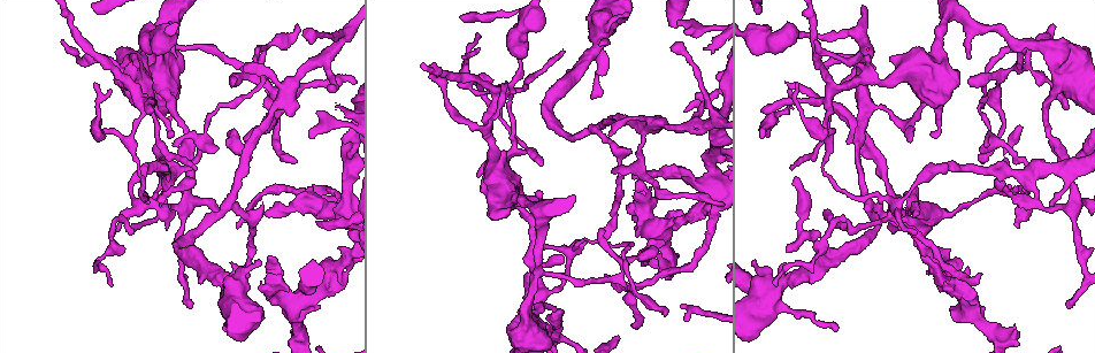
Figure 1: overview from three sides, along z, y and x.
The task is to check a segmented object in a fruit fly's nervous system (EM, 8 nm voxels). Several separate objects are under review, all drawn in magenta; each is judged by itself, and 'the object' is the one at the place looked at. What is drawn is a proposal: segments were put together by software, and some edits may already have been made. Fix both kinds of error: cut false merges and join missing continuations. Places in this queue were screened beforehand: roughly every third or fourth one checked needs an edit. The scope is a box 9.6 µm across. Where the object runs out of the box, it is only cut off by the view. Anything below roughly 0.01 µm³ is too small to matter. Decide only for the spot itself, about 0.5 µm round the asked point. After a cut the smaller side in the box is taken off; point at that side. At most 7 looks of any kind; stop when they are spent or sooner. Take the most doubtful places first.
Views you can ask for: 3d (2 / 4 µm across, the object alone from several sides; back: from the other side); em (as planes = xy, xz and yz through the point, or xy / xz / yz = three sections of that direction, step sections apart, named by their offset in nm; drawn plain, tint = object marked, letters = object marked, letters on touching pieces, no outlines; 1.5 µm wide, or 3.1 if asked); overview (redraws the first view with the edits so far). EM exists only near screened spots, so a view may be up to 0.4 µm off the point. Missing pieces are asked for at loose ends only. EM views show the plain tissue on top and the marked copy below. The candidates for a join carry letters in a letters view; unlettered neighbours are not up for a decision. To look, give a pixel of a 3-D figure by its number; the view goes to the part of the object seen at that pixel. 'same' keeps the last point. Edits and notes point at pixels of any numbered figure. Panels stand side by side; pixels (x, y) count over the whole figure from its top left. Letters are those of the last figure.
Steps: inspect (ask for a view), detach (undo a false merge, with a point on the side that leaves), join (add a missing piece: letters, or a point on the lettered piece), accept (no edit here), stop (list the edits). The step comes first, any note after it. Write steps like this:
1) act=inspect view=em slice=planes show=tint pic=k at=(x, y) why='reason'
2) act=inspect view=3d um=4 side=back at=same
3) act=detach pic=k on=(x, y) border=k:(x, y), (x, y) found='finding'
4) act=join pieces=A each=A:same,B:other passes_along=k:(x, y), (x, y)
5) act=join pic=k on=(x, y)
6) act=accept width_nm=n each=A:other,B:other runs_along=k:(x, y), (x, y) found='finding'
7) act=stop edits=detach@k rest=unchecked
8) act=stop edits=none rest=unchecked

act=inspect view=em slice=planes show=tint pic=1 at=(712, 156) why='small branch off a trunk'

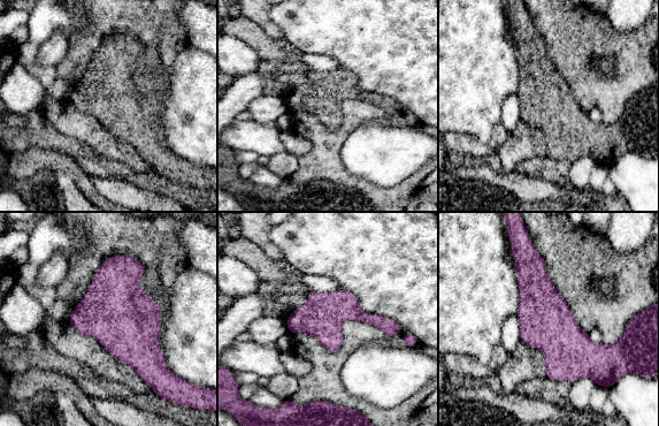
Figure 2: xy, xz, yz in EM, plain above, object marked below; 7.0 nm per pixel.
act=inspect view=em slice=planes show=letters at=same why='what lies round it'

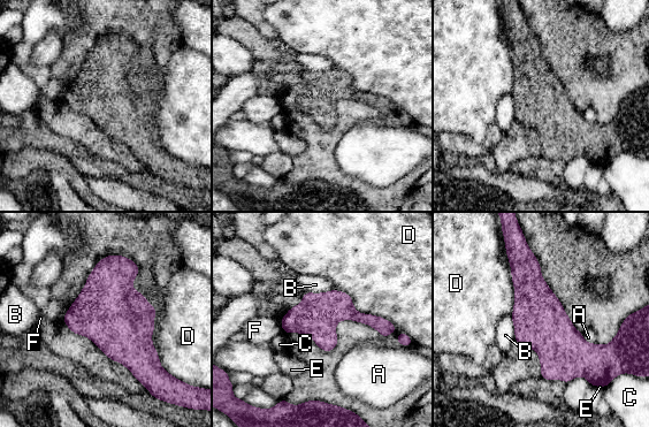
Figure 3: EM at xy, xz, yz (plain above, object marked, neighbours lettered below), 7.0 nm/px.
act=accept longest_contact=D:750nm each=A:other,B:other,C:other,D:other,E:other,F:other border=3:(137, 266), (165, 371) found='one neuron here'

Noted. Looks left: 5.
act=inspect view=3d um=4 side=back pic=1 at=(675, 27) why='stops while still wide'

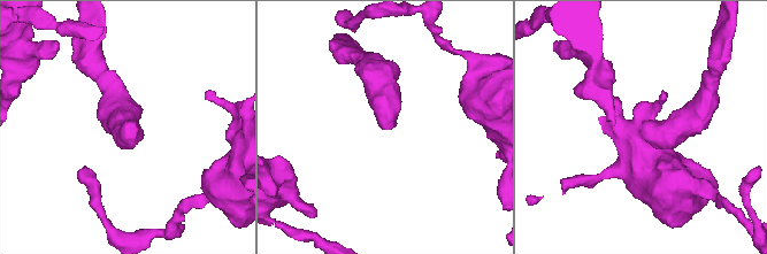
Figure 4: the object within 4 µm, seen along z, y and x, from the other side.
act=inspect view=em slice=planes show=letters pic=4 at=(128, 125)

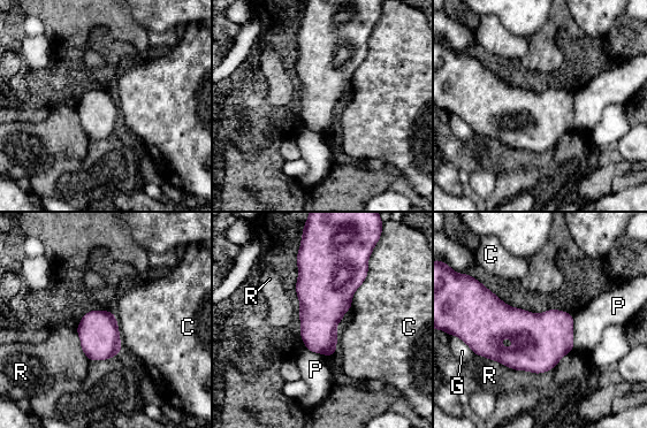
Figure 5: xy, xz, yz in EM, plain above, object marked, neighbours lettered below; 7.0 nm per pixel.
act=accept longest_contact=R:550nm each=C:other,G:other,P:other,R:other border=5:(374, 247), (350, 308) found='none of them fits'

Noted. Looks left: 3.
act=inspect view=3d um=2 pic=1 at=(518, 92) why='four arms meet'

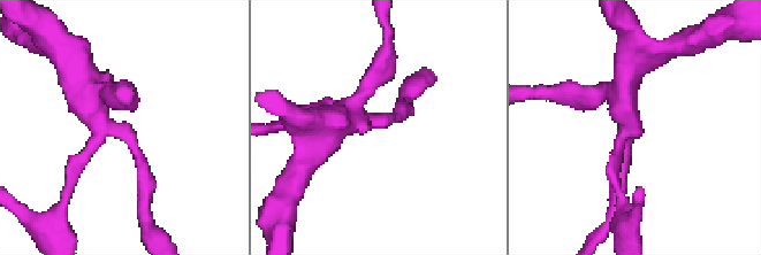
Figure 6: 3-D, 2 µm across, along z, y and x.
act=inspect view=em slice=xz step=8 show=letters pic=6 at=(381, 123) why='now the EM'

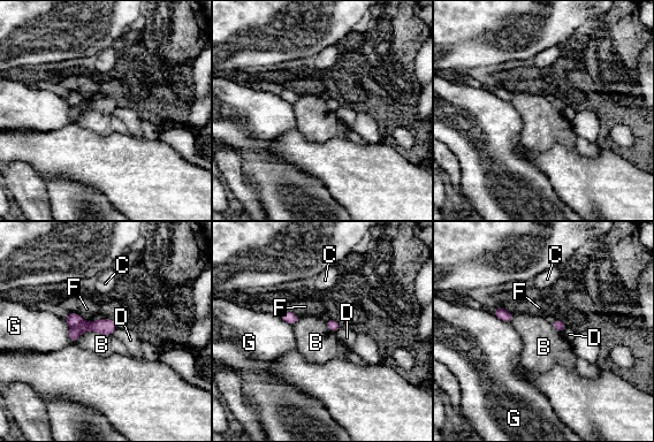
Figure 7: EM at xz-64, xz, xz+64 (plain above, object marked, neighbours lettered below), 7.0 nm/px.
act=inspect view=em slice=planes show=letters at=same why='another direction'

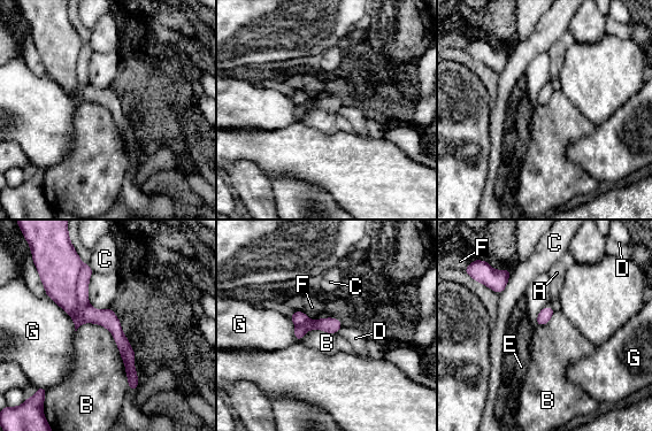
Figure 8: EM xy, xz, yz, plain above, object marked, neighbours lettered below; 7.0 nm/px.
act=accept each=A:other,B:other,C:other,D:other,E:other,F:other,G:other arms=4 runs_along=8:(69, 256), (71, 294), (116, 331), (133, 376) found='continuous, no second neuron'

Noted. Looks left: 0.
act=stop edits=none rest=unchecked

